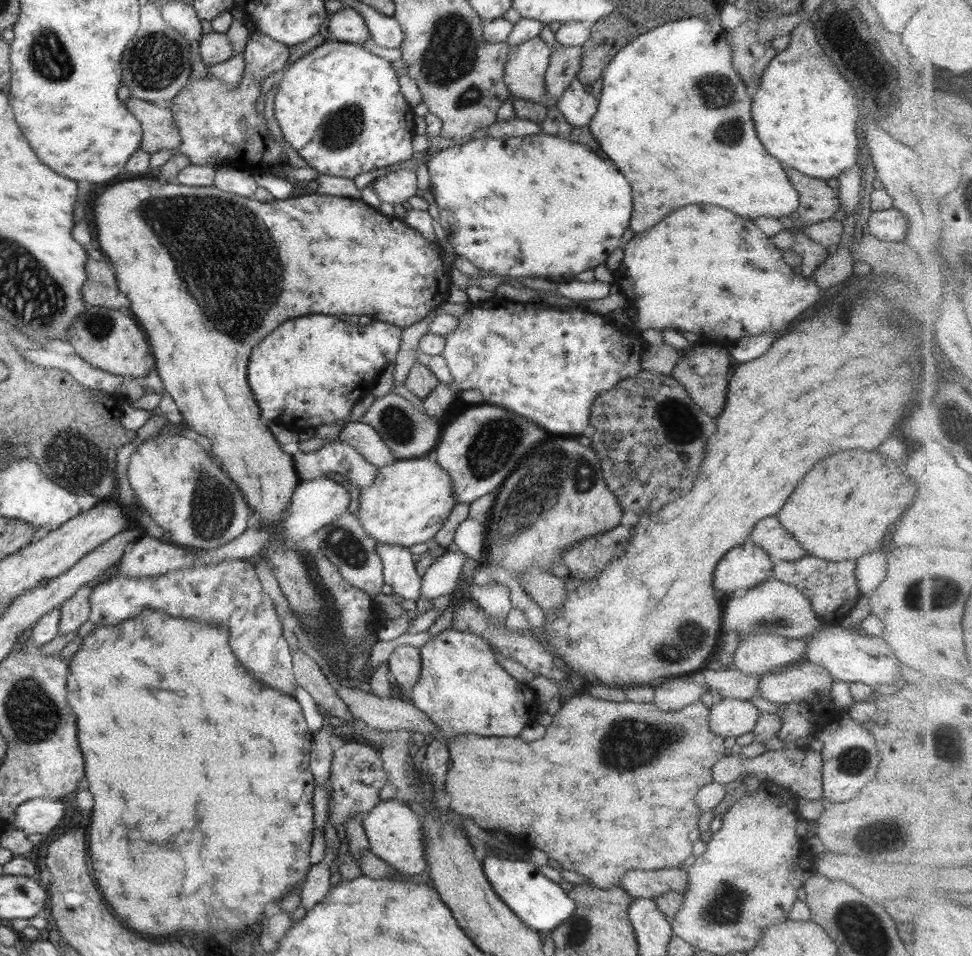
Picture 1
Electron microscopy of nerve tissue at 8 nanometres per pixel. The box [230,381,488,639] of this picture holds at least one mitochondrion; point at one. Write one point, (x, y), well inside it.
(343, 543)

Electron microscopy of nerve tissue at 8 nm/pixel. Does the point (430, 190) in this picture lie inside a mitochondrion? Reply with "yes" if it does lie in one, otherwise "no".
no

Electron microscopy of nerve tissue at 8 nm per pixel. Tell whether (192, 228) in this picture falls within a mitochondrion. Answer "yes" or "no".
yes

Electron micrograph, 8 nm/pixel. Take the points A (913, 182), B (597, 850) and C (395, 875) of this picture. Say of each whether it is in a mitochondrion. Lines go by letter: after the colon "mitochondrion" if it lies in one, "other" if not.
A: other
B: other
C: other

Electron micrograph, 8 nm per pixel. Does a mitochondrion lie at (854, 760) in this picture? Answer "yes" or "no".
yes

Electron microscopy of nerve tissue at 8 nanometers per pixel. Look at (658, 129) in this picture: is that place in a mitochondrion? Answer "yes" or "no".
no

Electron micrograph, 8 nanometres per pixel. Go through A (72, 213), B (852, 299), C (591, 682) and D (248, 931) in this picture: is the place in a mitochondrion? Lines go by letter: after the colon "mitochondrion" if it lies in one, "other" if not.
A: other
B: mitochondrion
C: other
D: other

